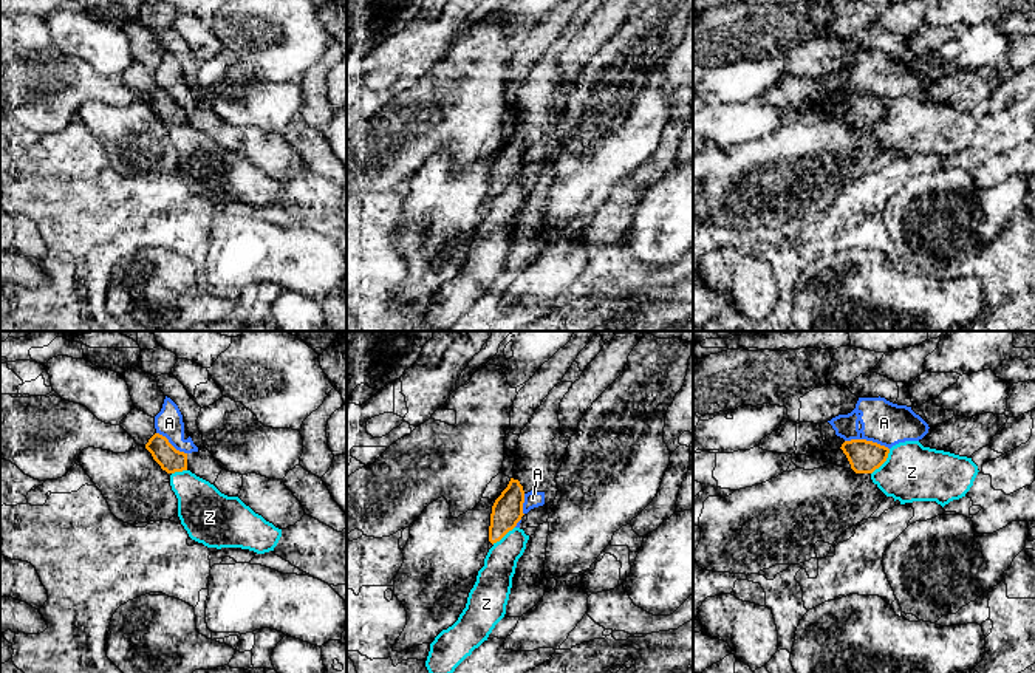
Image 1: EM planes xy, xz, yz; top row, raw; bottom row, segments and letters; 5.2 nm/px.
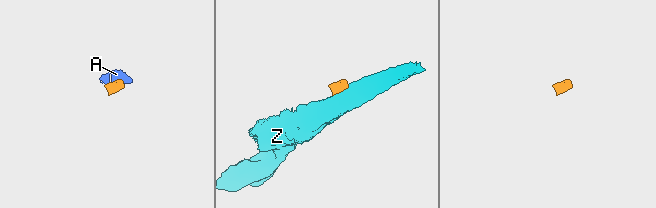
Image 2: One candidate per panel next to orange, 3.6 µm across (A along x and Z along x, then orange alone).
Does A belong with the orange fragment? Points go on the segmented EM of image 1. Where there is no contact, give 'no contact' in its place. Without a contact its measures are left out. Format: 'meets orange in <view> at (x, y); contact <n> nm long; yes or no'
meets orange in yz at (865, 440); contact 240 nm long; no

